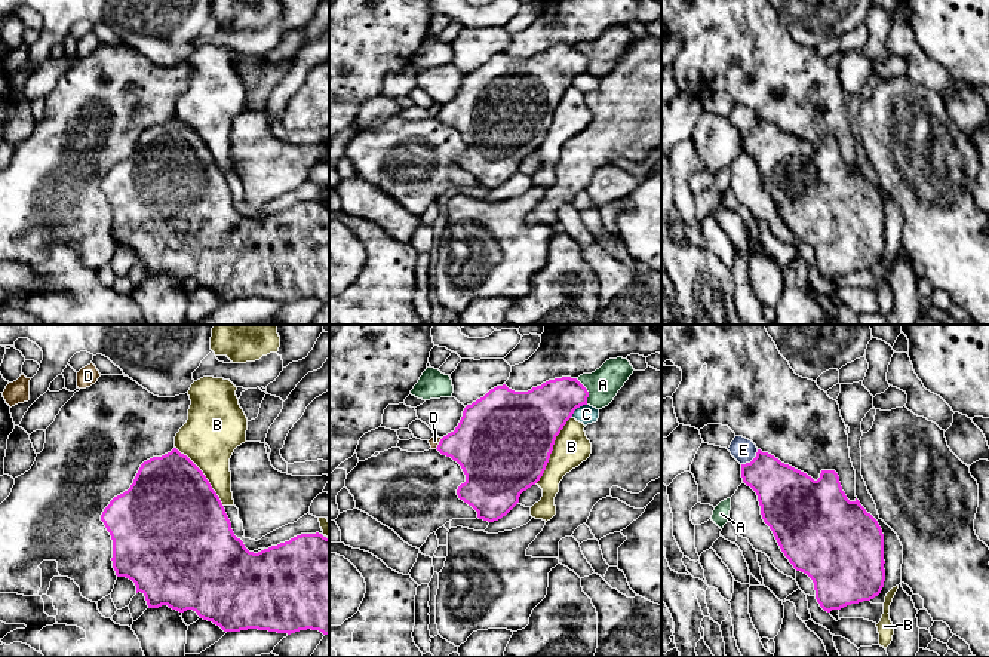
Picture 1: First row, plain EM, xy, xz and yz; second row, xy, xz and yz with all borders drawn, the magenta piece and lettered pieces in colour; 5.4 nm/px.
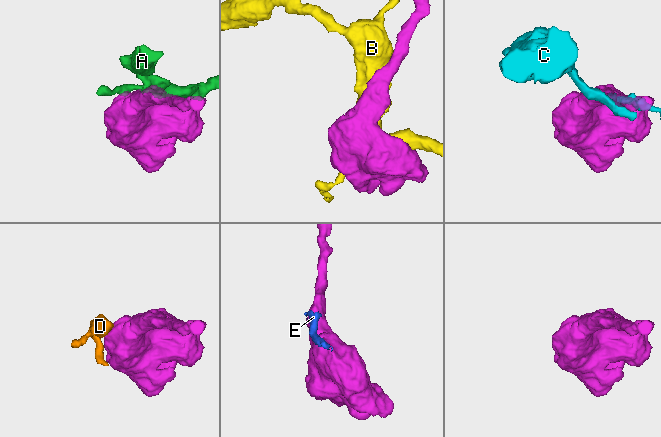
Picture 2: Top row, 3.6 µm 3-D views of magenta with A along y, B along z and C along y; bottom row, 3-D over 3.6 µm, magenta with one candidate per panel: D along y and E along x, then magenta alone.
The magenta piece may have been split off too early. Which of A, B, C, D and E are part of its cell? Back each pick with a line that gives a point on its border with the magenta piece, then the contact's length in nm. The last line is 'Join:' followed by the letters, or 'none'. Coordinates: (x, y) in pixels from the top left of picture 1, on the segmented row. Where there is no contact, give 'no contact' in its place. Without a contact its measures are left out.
Join: none

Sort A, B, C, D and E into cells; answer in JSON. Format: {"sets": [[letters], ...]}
{"sets": [["A", "D", "E"], ["B"], ["C"]]}

